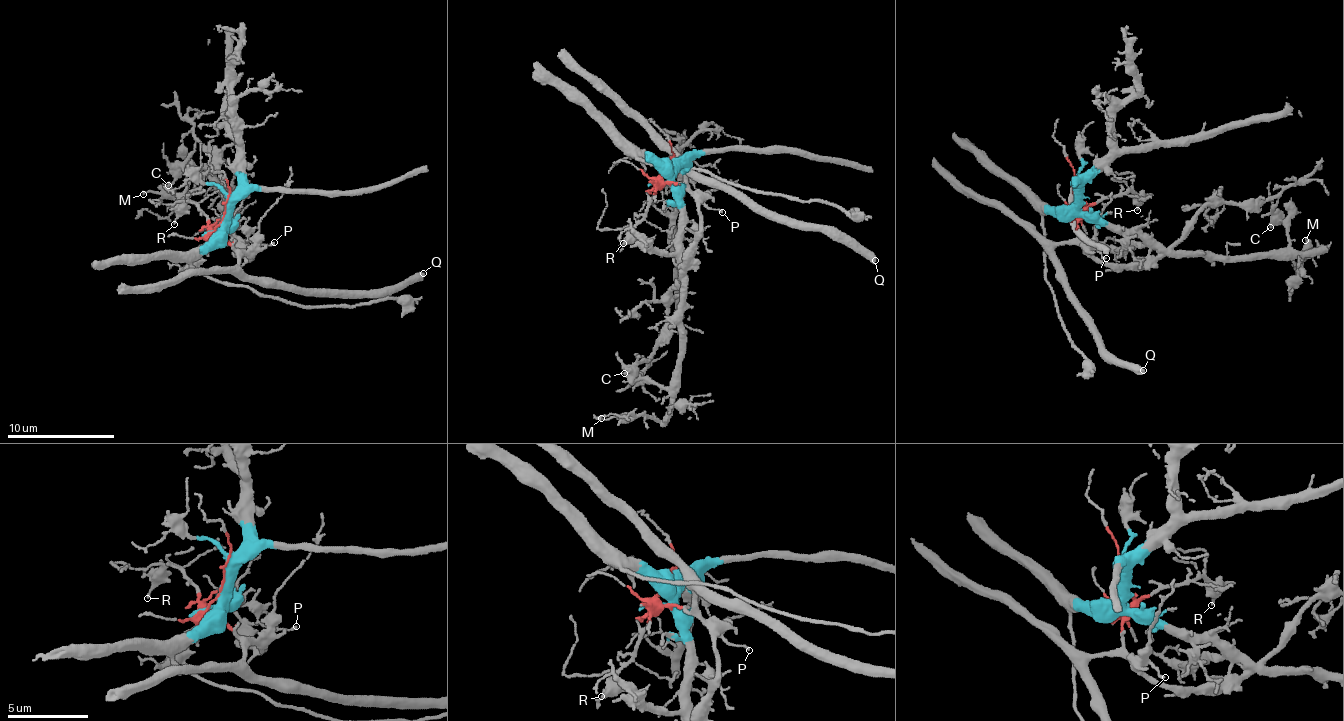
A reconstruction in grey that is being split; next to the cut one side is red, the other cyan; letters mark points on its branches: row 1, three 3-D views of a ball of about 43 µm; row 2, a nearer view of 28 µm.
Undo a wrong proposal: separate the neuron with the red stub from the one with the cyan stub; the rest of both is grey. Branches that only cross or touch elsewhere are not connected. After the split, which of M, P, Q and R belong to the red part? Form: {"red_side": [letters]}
{"red_side": ["P", "Q", "R"]}

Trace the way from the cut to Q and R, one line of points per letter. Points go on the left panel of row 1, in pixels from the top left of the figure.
Q: (224, 215), (213, 231), (238, 258), (238, 270), (249, 277), (345, 294), (393, 287), (424, 272)
R: (224, 215), (222, 225), (211, 233), (204, 213), (190, 201), (173, 225)

